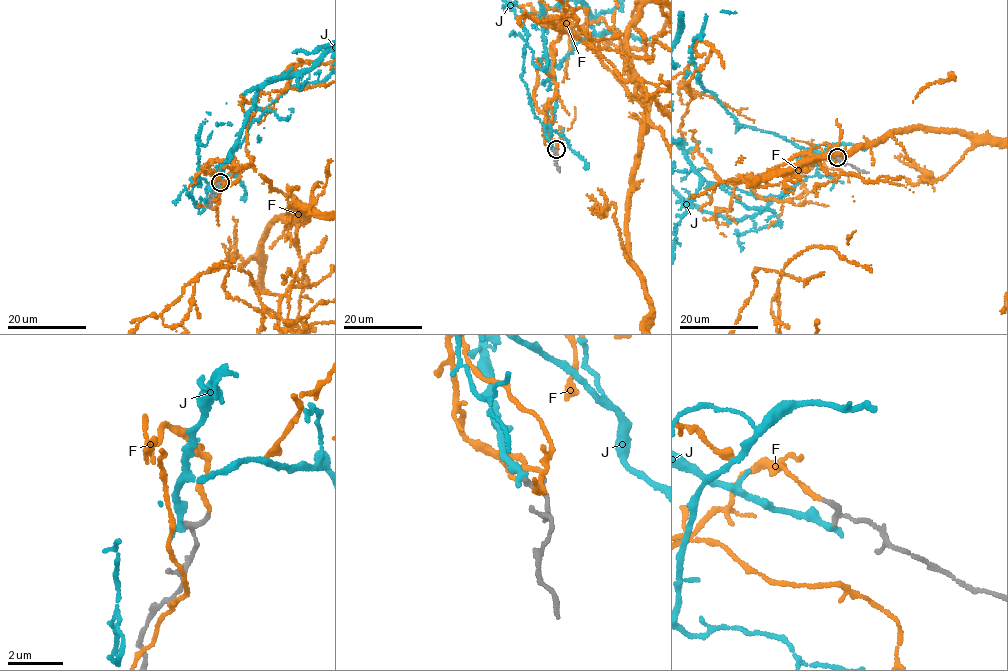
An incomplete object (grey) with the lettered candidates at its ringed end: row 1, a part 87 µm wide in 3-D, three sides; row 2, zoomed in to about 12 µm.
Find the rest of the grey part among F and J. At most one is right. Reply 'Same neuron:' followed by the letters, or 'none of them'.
Same neuron: F

